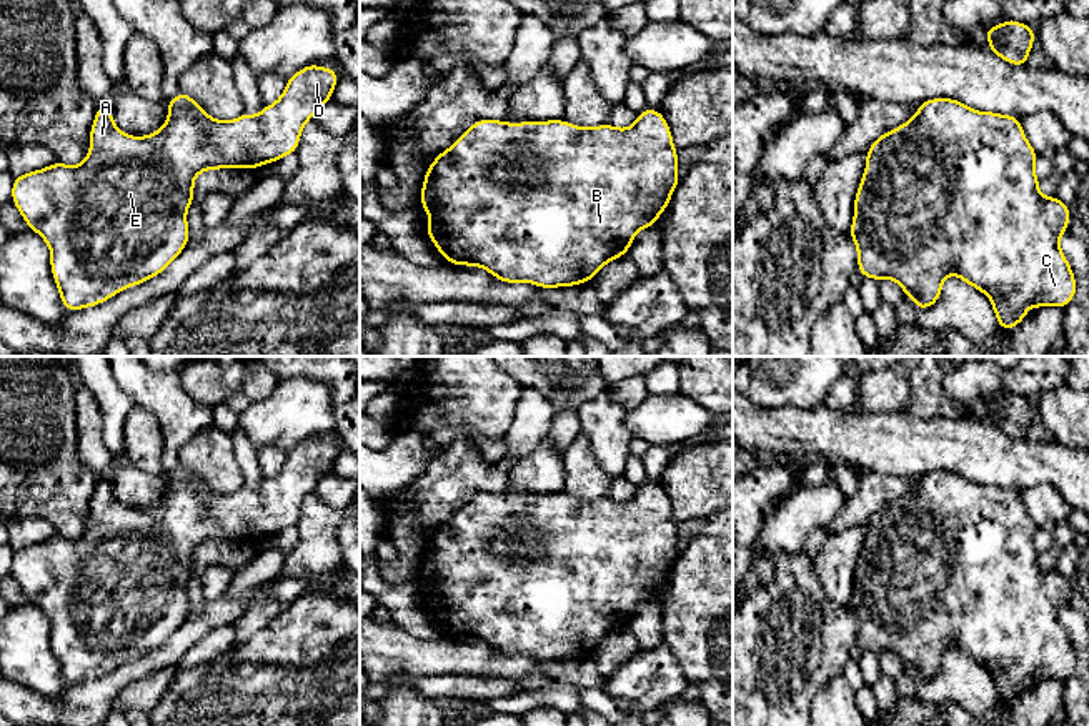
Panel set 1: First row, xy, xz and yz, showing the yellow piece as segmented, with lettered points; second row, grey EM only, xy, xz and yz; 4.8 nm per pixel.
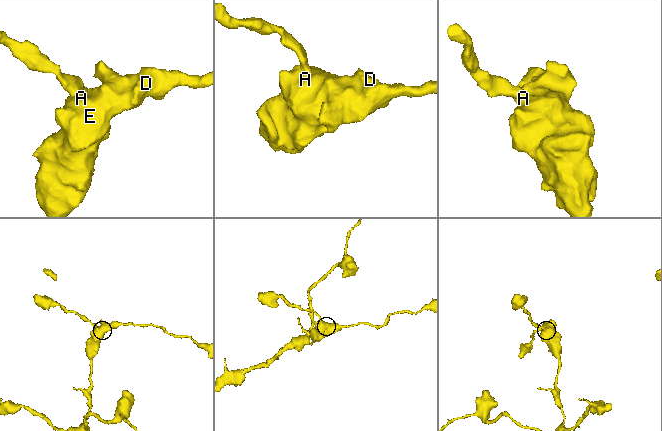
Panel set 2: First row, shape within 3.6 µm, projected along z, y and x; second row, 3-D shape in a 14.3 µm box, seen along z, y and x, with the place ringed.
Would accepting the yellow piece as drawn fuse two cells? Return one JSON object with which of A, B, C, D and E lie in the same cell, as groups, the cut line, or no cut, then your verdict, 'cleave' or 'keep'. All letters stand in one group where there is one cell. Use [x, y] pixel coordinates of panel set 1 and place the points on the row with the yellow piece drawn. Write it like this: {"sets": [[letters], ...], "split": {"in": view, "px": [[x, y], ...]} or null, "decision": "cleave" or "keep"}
{"sets": [["A", "B", "C", "D", "E"]], "split": null, "decision": "keep"}

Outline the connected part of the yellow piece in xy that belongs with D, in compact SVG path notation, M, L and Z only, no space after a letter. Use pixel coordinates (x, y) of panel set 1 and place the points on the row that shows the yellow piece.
M315 63L303 67L286 78L281 97L261 108L256 117L241 113L235 120L220 122L210 117L183 90L167 100L168 118L165 125L147 137L132 137L120 132L113 122L108 102L97 107L90 128L90 150L85 160L70 167L53 162L50 167L13 178L12 201L23 221L50 246L50 268L62 305L67 311L97 306L118 291L147 283L185 250L190 241L186 211L193 203L193 183L200 172L221 168L251 168L275 163L296 153L303 125L310 122L323 103L331 100L340 75L335 68Z

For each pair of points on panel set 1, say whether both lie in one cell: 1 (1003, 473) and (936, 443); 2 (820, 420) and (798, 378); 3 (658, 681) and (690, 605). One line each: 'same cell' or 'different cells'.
1: same cell
2: different cells
3: different cells

